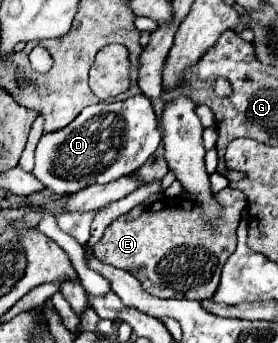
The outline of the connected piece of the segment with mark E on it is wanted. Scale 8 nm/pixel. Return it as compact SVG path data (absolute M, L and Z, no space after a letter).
M225 187L215 193L215 201L221 205L221 217L209 225L205 221L201 205L185 197L163 197L151 203L137 219L115 219L103 233L101 241L93 247L97 259L133 273L143 289L161 299L209 299L213 297L219 275L235 251L235 229L245 209L245 195L237 189Z

